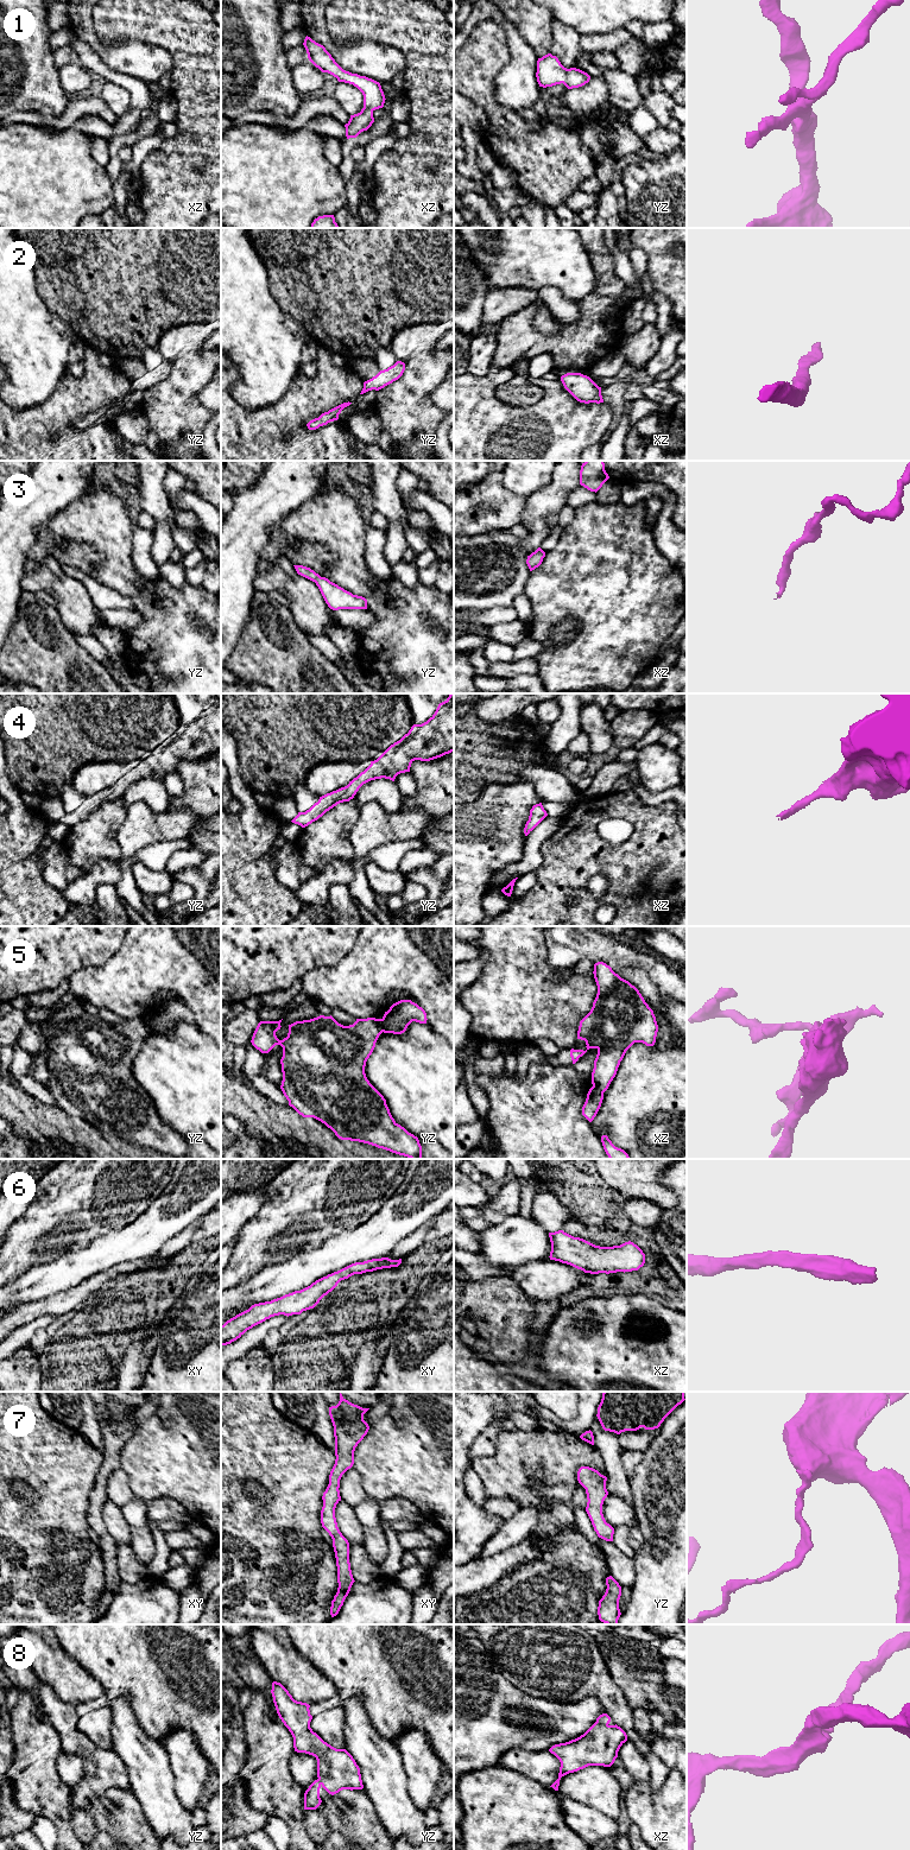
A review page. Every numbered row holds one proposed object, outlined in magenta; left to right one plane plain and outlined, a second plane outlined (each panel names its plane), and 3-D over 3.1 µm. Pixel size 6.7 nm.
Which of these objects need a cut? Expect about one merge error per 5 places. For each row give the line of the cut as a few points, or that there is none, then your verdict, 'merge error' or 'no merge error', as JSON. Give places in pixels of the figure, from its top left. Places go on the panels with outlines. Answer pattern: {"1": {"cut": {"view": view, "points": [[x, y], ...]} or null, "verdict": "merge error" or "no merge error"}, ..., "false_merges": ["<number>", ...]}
{"1": {"cut": null, "verdict": "no merge error"}, "2": {"cut": null, "verdict": "no merge error"}, "3": {"cut": null, "verdict": "no merge error"}, "4": {"cut": null, "verdict": "no merge error"}, "5": {"cut": {"view": "yz", "points": [[380, 1019], [384, 1031]]}, "verdict": "merge error"}, "6": {"cut": null, "verdict": "no merge error"}, "7": {"cut": null, "verdict": "no merge error"}, "8": {"cut": null, "verdict": "no merge error"}, "false_merges": ["5"]}

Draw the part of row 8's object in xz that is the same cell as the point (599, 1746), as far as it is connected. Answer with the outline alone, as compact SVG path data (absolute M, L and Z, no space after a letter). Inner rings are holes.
M602 1713L583 1735L549 1749L561 1762L558 1779L550 1787L558 1791L562 1776L588 1766L611 1767L614 1763L627 1735L620 1727L611 1725L609 1722L611 1717Z

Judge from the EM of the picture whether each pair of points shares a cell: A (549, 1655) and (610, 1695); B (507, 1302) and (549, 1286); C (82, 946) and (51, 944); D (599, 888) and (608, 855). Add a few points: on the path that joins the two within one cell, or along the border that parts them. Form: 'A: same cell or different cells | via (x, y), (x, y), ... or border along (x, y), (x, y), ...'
A: same cell | via (564, 1664), (594, 1679)
B: different cells | border along (510, 1277), (535, 1302)
C: same cell | via (75, 944), (58, 944)
D: different cells | border along (600, 874), (607, 881), (607, 889), (594, 898)

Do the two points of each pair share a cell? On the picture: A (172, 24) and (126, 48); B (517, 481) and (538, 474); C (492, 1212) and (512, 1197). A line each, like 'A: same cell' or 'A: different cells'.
A: different cells
B: same cell
C: same cell

